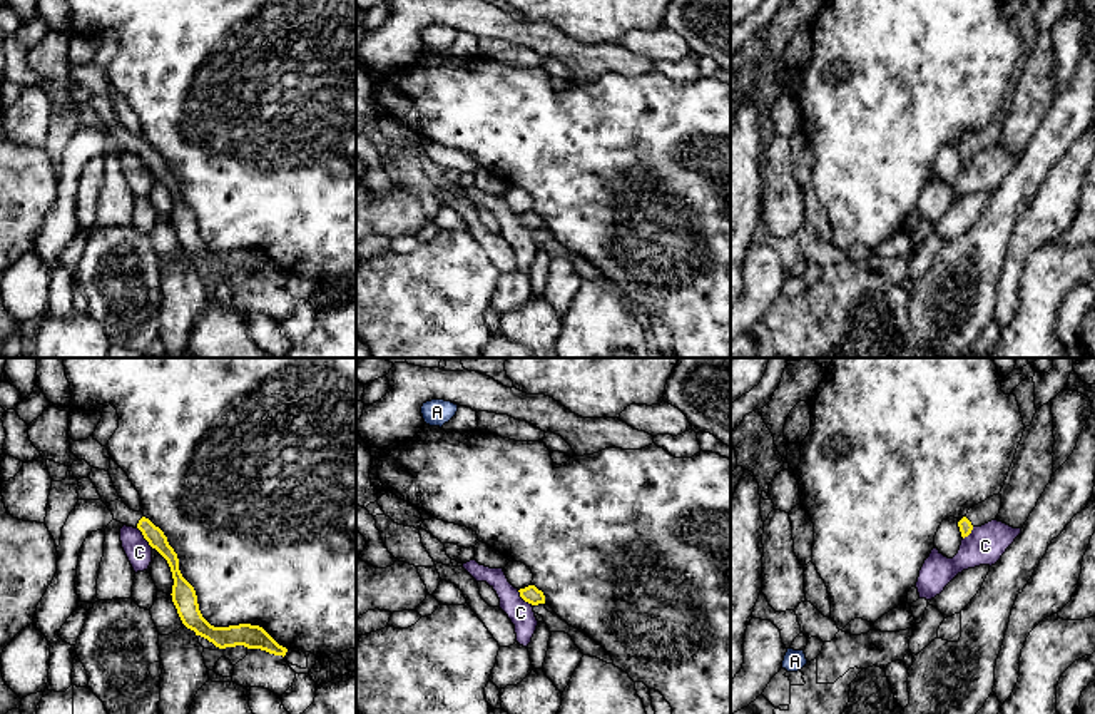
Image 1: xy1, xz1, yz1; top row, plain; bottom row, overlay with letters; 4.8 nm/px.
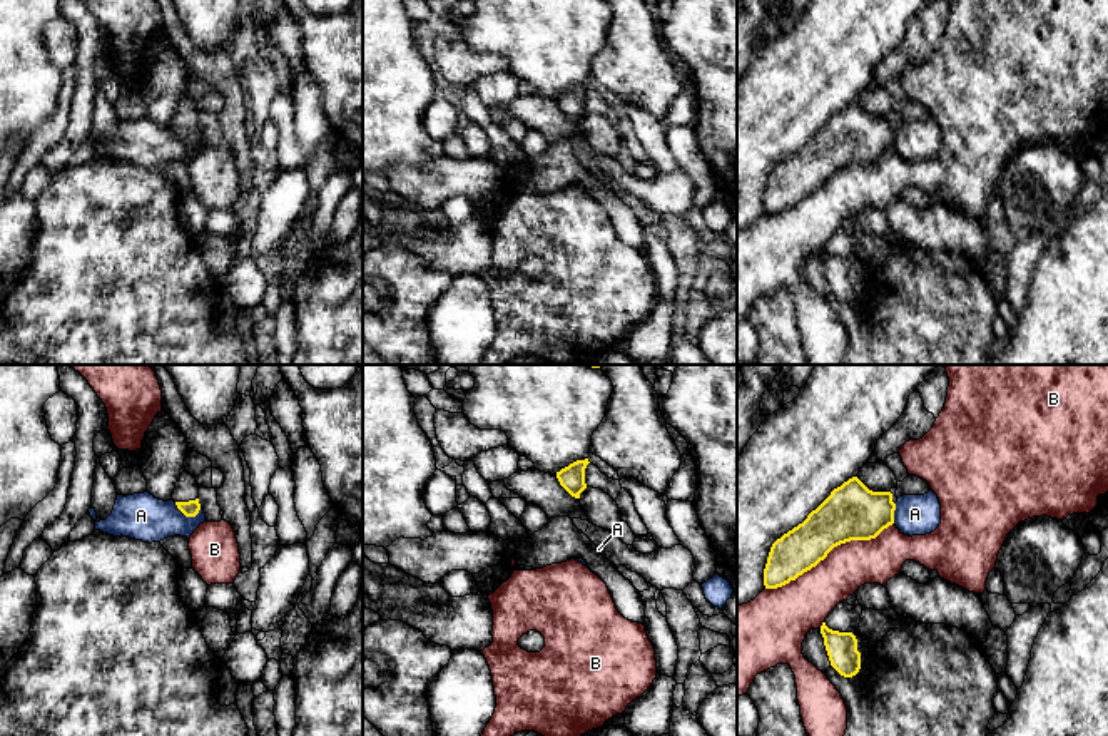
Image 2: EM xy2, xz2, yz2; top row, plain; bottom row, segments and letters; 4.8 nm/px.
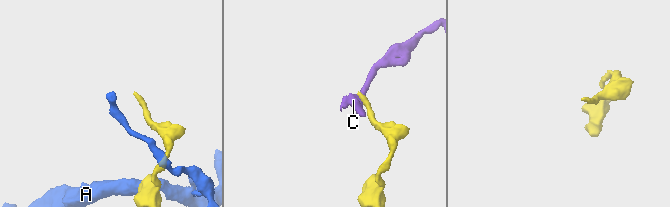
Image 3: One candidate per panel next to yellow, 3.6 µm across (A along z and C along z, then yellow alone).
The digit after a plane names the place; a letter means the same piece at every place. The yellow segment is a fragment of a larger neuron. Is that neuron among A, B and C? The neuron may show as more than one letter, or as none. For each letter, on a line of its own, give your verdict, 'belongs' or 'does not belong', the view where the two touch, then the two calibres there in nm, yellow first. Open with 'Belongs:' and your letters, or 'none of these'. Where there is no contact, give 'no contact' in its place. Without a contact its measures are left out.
Belongs: none of these
A: does not belong; meets yellow in xy2; 80 nm thick on the yellow side, 220 nm on the other
B: does not belong; meets yellow in yz2; 280 nm thick on the yellow side, 220 nm on the other
C: does not belong; meets yellow in xy1; 90 nm thick on the yellow side, 120 nm on the other

